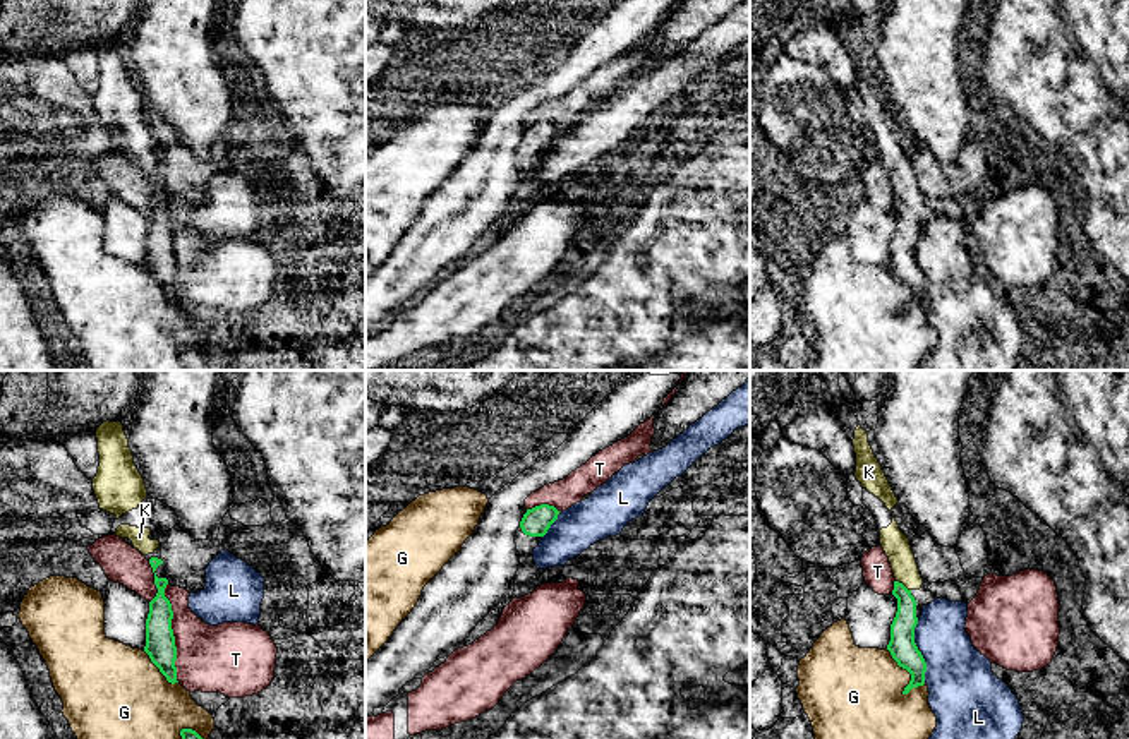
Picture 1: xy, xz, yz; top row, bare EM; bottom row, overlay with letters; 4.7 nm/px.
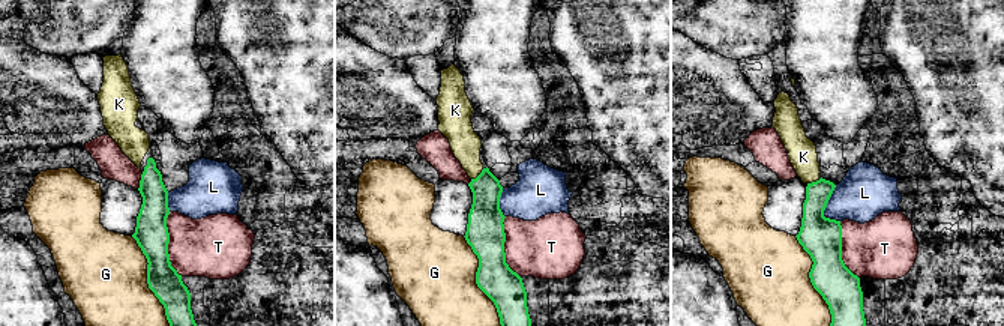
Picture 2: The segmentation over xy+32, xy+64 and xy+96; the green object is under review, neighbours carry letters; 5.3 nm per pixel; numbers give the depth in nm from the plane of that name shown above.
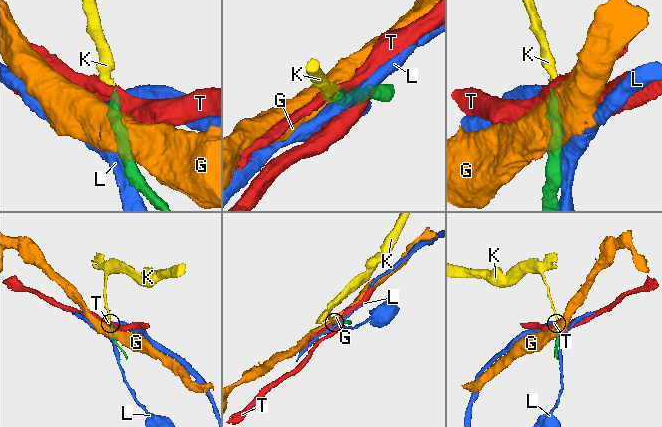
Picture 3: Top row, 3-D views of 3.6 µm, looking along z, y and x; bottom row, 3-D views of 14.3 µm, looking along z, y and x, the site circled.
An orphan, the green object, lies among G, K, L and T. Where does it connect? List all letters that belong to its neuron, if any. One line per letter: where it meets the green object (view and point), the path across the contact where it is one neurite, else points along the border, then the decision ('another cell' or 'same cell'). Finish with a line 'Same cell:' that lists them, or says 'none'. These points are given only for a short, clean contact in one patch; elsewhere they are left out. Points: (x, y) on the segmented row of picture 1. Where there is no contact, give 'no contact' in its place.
G: contact yz (910, 681); another cell
K: contact yz (901, 583); way yz (903, 626), (905, 597), (901, 583), (901, 556), (896, 546); same cell
L: contact yz (918, 650); another cell
T: contact xy (172, 633); another cell
Same cell: K

